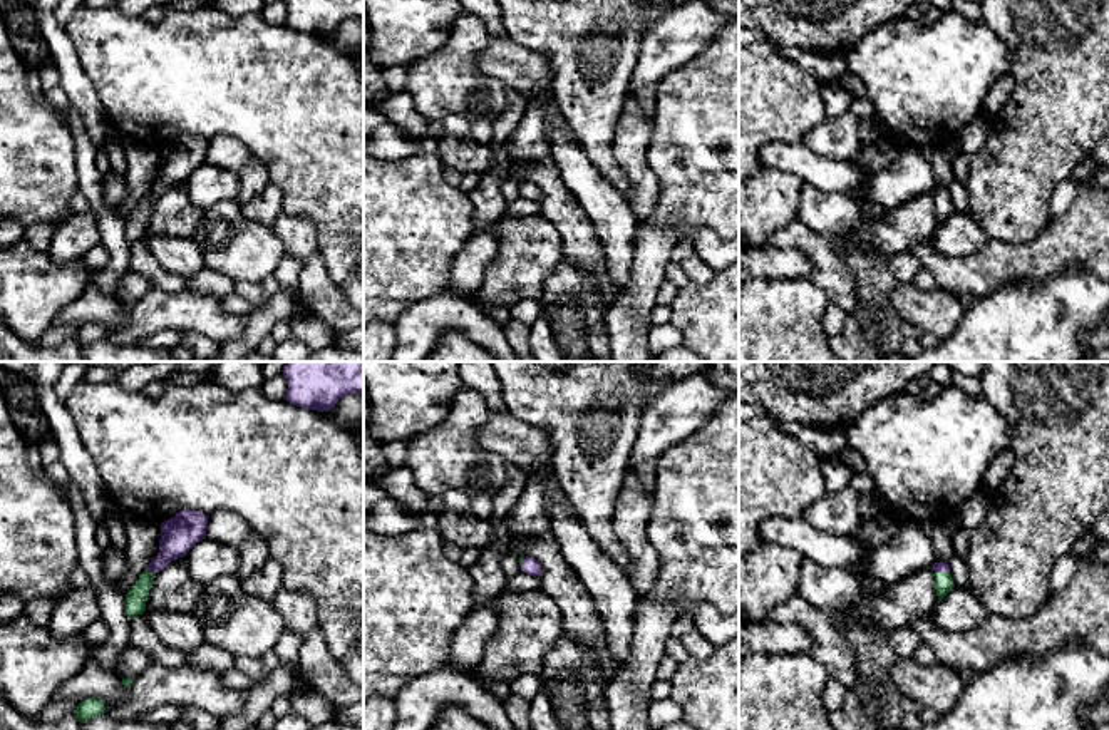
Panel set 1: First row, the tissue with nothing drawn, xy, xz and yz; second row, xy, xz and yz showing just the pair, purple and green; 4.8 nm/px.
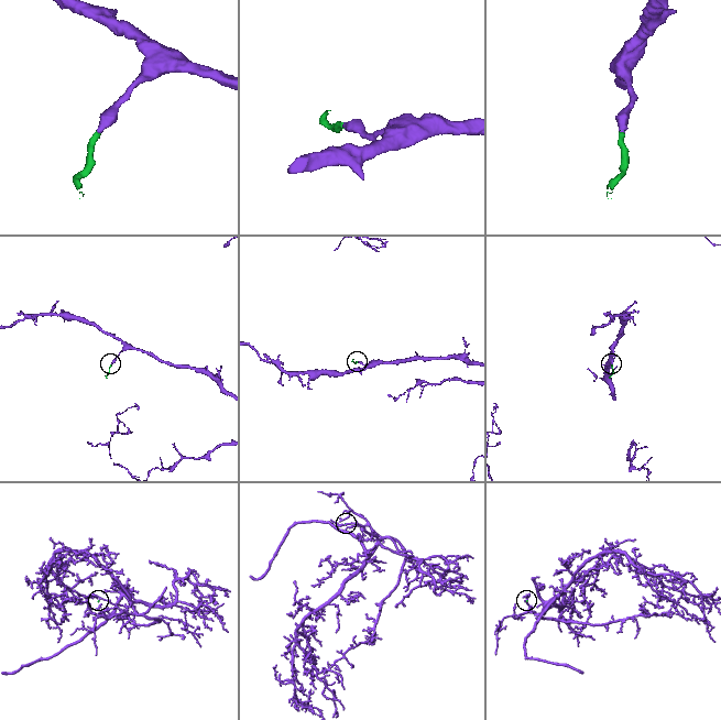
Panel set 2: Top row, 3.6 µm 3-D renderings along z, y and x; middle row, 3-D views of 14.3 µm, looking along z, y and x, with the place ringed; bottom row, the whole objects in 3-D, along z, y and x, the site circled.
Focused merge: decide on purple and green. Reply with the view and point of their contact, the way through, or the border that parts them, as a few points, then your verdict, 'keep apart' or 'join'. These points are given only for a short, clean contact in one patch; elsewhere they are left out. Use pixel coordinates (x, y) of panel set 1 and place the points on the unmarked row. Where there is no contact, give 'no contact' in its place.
xy (149, 196) | across xy (178, 159), (168, 178), (149, 196), (136, 223) | join

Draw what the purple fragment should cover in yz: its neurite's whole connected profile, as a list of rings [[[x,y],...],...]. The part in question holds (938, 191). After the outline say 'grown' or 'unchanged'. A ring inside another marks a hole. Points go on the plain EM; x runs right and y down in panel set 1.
[[[948,186],[945,188],[935,188],[933,189],[933,196],[935,196],[935,214],[936,214],[936,221],[941,226],[955,211],[953,209],[953,203],[950,199],[950,189]]]; grown

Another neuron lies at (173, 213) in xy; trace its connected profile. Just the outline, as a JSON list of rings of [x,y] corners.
[[[184,182],[152,199],[146,233],[191,238],[204,209],[196,208]]]

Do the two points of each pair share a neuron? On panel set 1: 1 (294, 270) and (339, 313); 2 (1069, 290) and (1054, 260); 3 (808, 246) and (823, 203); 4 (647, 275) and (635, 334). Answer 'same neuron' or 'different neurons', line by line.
1: different neurons
2: different neurons
3: different neurons
4: same neuron

